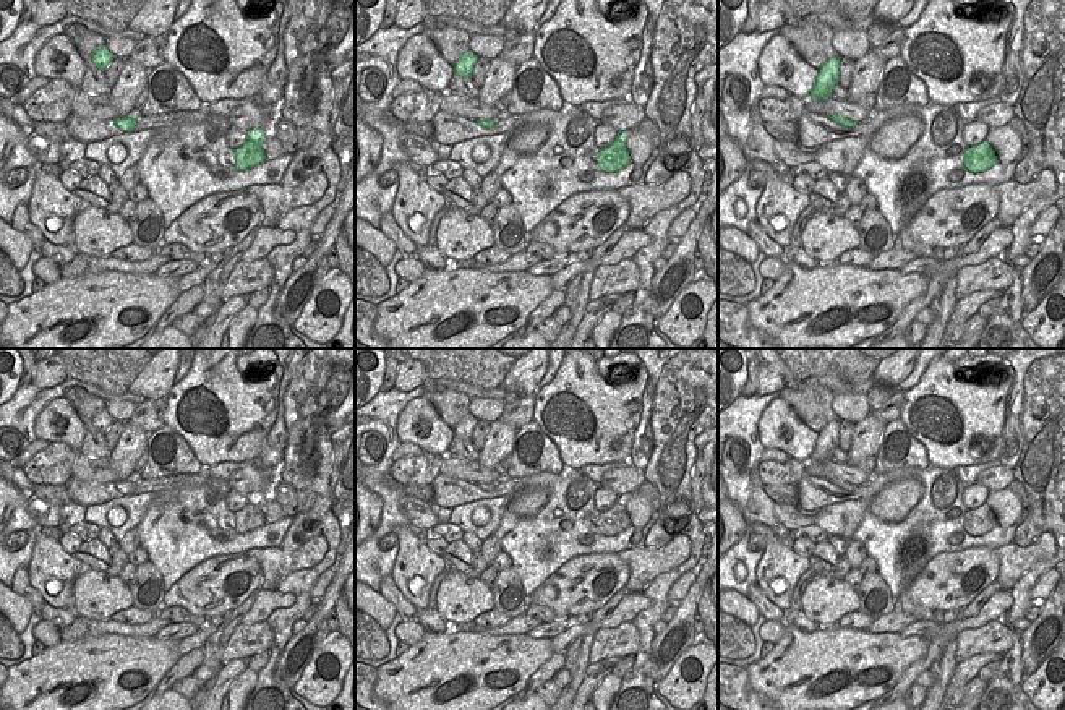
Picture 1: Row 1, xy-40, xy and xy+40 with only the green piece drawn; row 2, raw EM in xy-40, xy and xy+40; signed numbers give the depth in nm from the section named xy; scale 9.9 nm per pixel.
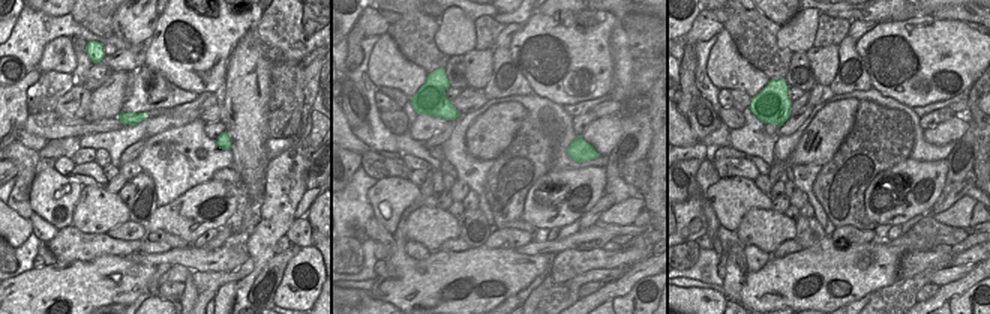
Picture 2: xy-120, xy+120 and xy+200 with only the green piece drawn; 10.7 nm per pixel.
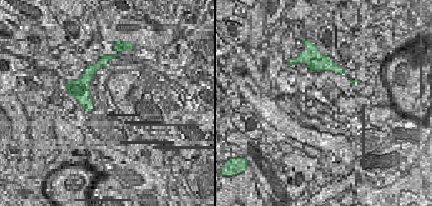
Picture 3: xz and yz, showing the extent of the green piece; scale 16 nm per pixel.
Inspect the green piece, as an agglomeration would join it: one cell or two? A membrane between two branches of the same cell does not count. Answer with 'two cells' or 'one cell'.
two cells

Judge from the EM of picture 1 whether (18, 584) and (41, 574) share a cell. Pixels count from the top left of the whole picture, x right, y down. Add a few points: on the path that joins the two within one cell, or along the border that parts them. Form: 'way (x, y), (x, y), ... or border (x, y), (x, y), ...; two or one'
border (26, 568), (29, 584), (46, 602); two

